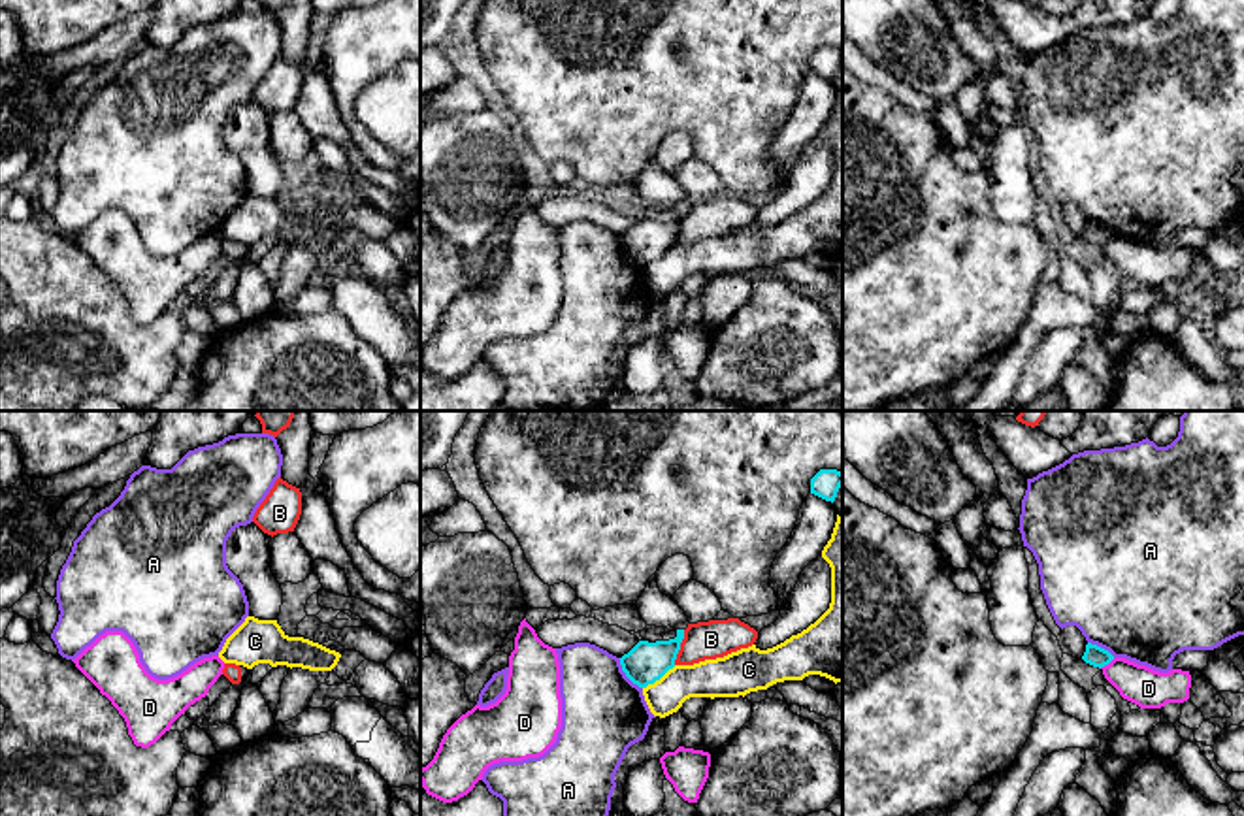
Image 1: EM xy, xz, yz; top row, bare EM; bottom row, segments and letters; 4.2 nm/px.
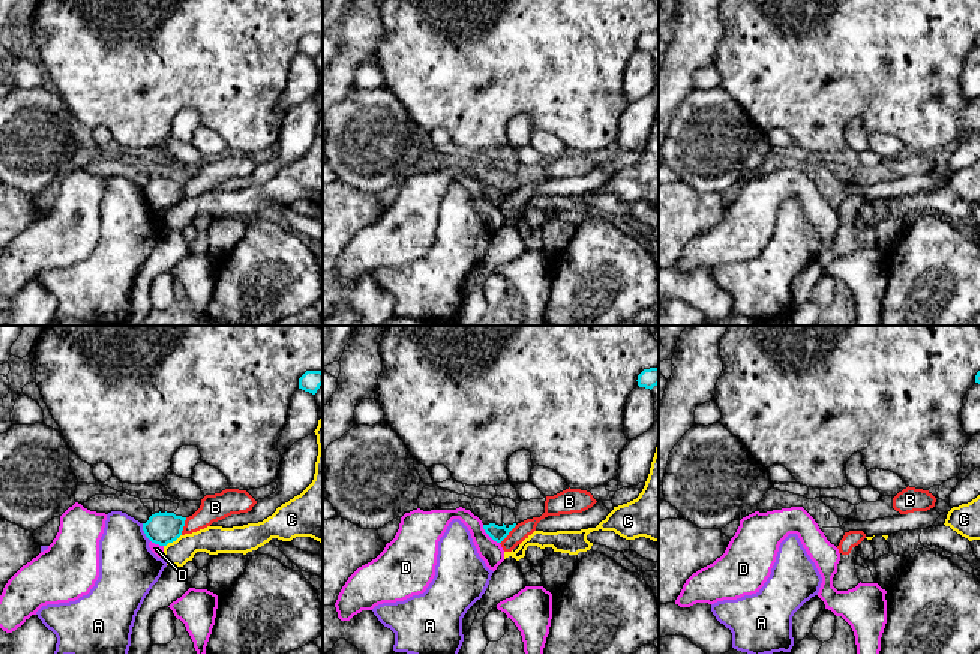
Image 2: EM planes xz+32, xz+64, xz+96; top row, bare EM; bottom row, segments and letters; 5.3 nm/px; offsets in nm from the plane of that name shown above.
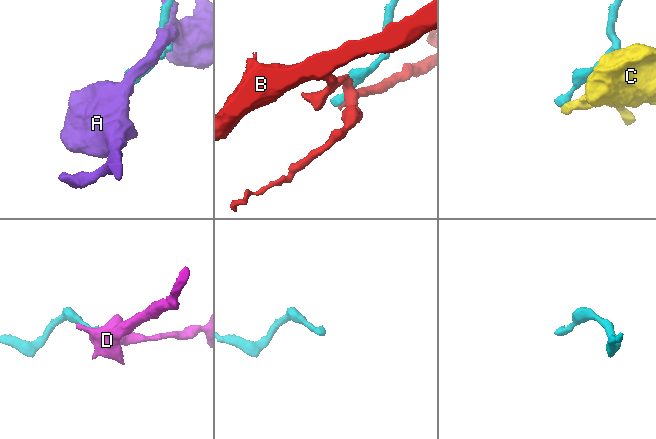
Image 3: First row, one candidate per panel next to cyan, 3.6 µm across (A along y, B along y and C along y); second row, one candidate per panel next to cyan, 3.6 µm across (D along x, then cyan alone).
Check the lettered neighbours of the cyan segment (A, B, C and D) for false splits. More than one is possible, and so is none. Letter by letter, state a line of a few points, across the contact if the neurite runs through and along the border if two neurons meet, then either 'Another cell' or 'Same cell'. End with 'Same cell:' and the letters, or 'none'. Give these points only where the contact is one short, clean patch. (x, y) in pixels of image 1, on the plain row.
A: Another cell
B: Another cell
C: Another cell
D: Line: yz (1114, 236), (1099, 245). Another cell
Same cell: none

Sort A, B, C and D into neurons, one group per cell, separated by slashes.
A / B / C / D

